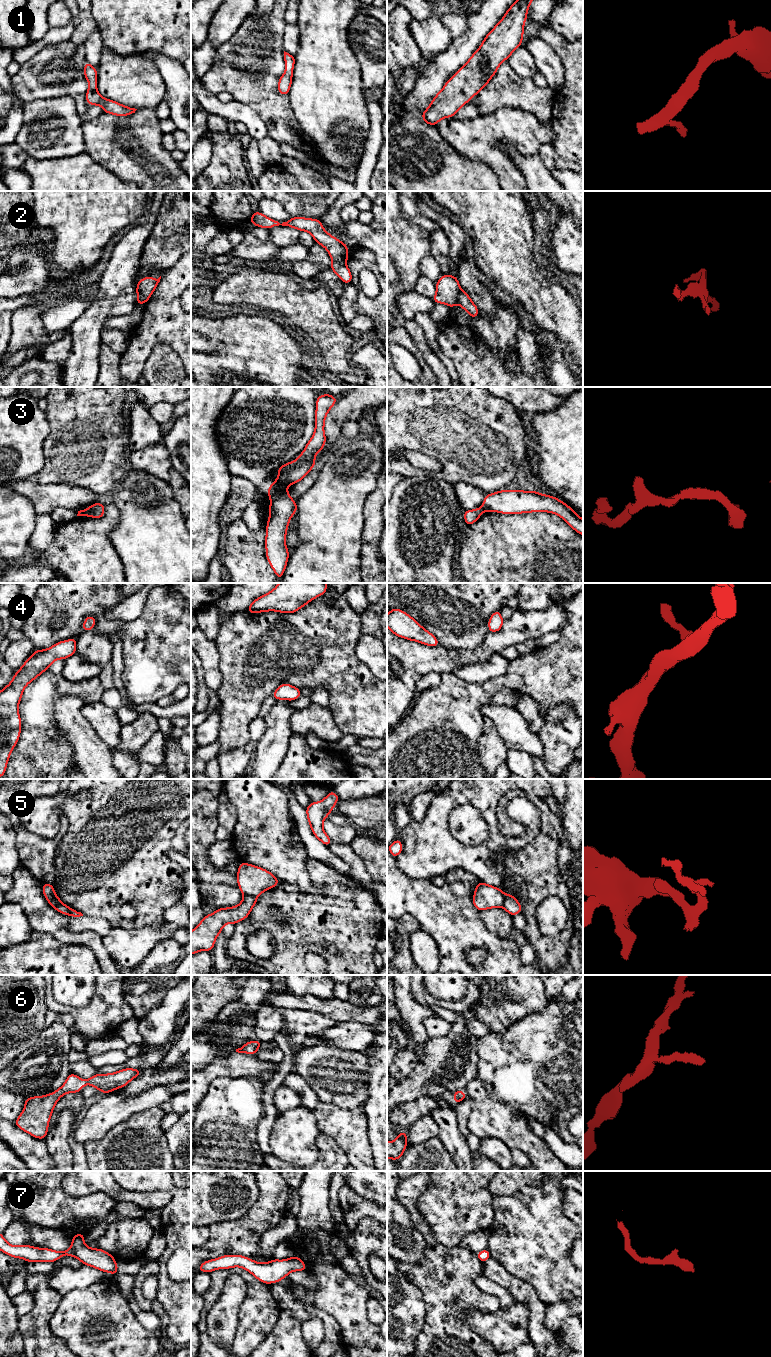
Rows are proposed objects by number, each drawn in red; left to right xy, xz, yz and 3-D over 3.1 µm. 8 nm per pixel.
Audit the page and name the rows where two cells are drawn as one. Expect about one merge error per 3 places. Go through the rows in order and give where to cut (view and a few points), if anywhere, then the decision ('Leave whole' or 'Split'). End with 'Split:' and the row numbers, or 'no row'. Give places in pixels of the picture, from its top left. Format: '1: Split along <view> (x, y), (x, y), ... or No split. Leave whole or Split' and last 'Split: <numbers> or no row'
1: No split. Leave whole
2: Split along yz (461, 290), (457, 303). Split
3: Split along xz (276, 480), (283, 481), (286, 484). Split
4: No split. Leave whole
5: Split along xz (244, 895), (254, 895), (256, 897). Split
6: No split. Leave whole
7: No split. Leave whole
Split: 2, 3, 5

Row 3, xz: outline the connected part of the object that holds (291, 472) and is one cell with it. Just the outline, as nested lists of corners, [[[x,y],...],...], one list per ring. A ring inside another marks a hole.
[[[328,394],[317,396],[315,412],[315,431],[308,441],[304,451],[294,462],[287,462],[276,470],[279,476],[276,481],[293,485],[301,481],[314,467],[317,452],[322,451],[326,436],[324,433],[325,417],[337,402],[336,397]]]

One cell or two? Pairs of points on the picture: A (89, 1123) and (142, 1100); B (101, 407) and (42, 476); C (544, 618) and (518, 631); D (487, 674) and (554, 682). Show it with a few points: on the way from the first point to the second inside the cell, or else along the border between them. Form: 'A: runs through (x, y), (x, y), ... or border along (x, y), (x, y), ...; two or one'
A: runs through (102, 1117), (112, 1108), (129, 1105); one
B: runs through (84, 424), (68, 440), (68, 450), (59, 459); one
C: runs through (538, 623), (524, 631); one
D: border along (509, 661), (507, 670), (502, 675), (478, 683); two

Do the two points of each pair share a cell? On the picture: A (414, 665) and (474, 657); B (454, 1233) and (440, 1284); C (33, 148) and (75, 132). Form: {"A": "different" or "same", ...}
{"A": "same", "B": "different", "C": "same"}

